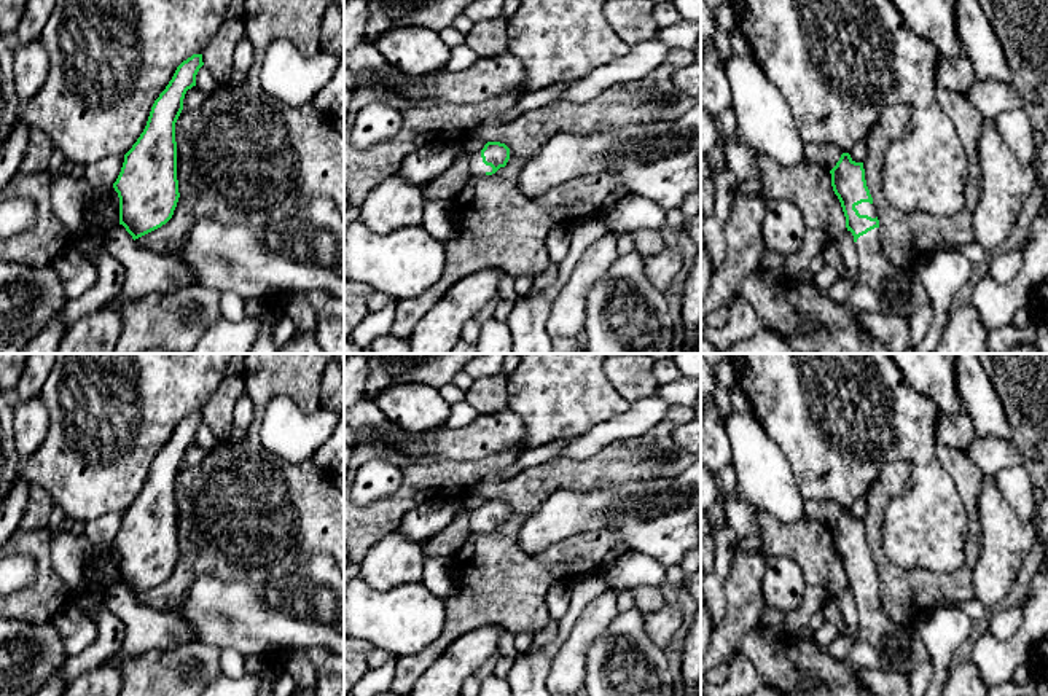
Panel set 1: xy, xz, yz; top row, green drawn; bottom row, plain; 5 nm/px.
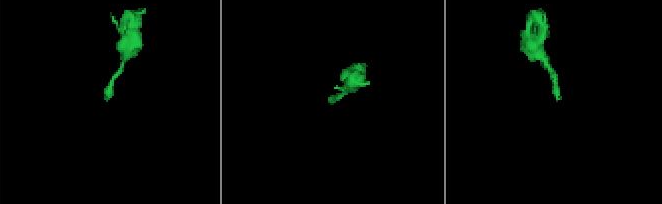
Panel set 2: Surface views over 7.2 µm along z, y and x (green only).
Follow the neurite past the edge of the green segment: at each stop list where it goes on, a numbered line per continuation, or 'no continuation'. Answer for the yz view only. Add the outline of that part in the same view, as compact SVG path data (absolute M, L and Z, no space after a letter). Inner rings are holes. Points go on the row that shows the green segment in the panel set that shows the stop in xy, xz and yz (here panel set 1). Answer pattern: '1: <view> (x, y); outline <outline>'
1: yz (868, 209); outline M862 202L862 204L855 205L855 209L858 210L860 215L868 215L871 218L876 218L876 209L870 202Z

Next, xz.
1: xz (477, 166); outline M481 151L471 154L470 172L471 175L486 175L487 172L492 172L492 167L483 162Z

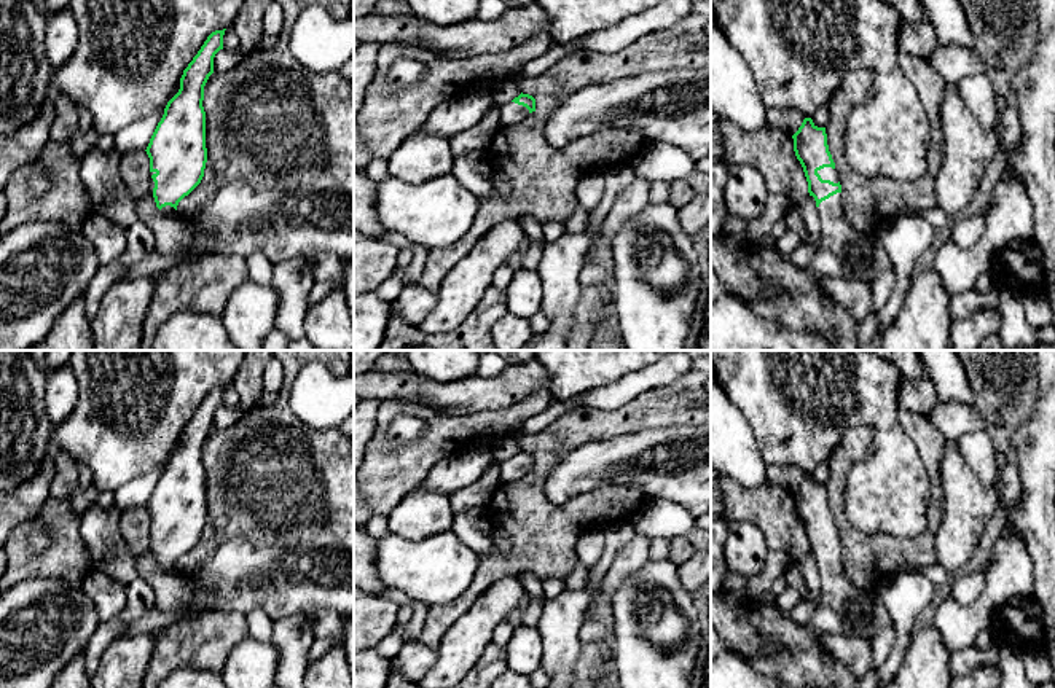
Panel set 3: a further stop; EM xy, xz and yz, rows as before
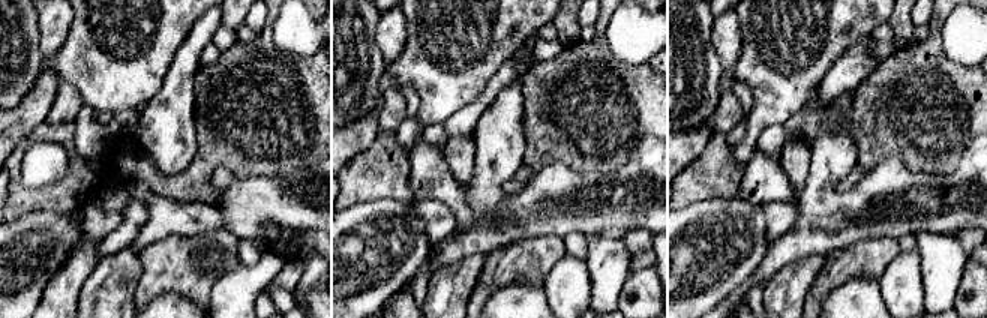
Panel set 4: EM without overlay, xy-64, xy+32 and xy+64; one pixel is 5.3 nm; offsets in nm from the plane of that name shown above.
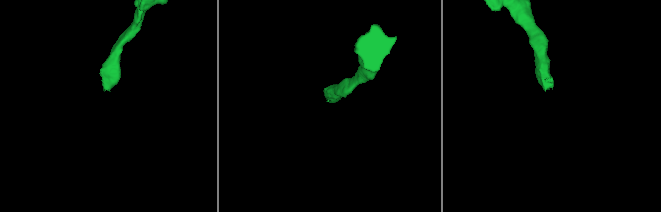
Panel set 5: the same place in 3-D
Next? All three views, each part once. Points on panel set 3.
1: yz (831, 174); outline M824 167L824 169L818 170L818 174L821 175L822 180L830 180L833 183L838 183L838 174L832 167Z

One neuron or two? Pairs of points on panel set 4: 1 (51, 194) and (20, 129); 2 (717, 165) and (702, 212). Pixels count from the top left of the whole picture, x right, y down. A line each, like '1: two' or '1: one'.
1: two
2: two

